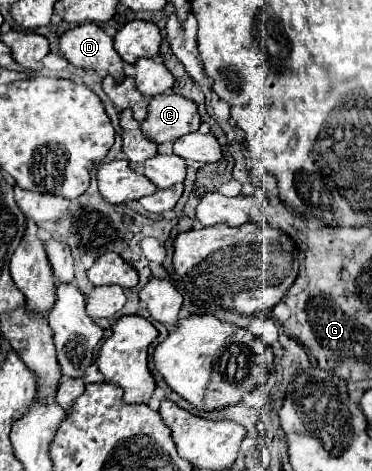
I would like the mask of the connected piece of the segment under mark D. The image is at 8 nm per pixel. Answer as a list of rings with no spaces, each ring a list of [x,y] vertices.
[[[95,23],[69,29],[59,39],[61,55],[79,69],[107,71],[115,81],[123,81],[123,61],[113,49],[113,39]]]

